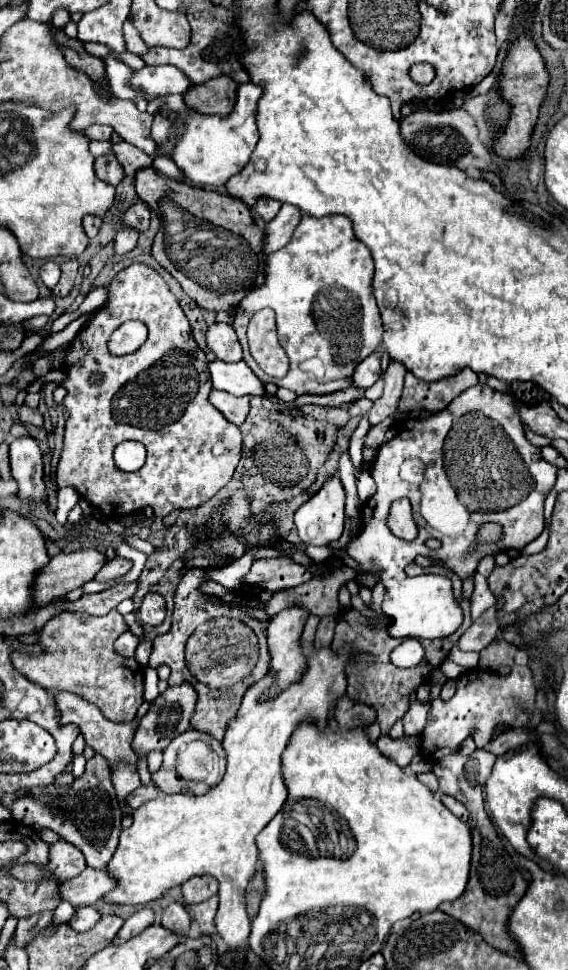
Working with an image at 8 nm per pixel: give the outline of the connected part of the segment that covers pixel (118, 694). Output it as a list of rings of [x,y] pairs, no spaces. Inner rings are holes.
[[[65,610],[49,620],[41,632],[39,644],[45,646],[45,654],[31,656],[15,652],[11,660],[25,678],[41,688],[73,692],[95,704],[107,720],[125,722],[135,718],[133,714],[137,714],[137,708],[143,704],[143,668],[135,658],[121,658],[113,648],[117,636],[127,630],[129,626],[117,610],[105,616]]]

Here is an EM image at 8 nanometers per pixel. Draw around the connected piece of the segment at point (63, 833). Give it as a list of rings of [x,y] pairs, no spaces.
[[[94,755],[87,762],[81,778],[75,778],[71,786],[41,786],[15,794],[3,796],[3,806],[7,806],[15,820],[33,828],[49,828],[57,832],[63,840],[77,846],[91,868],[105,868],[109,858],[113,858],[121,834],[121,810],[117,806],[115,789],[112,784],[108,762],[101,755]]]

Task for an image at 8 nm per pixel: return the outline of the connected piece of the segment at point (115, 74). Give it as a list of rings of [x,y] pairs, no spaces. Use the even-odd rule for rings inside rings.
[[[111,54],[105,56],[103,62],[105,62],[105,72],[113,94],[123,100],[137,100],[137,96],[141,96],[141,90],[129,86],[129,74],[133,74],[133,68]]]

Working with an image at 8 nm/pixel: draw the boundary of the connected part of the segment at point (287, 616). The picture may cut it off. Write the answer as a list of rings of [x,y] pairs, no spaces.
[[[293,604],[275,614],[269,622],[267,638],[271,648],[271,672],[277,674],[277,682],[271,694],[297,682],[305,668],[305,656],[299,650],[299,636],[307,618],[309,610],[299,604]]]

